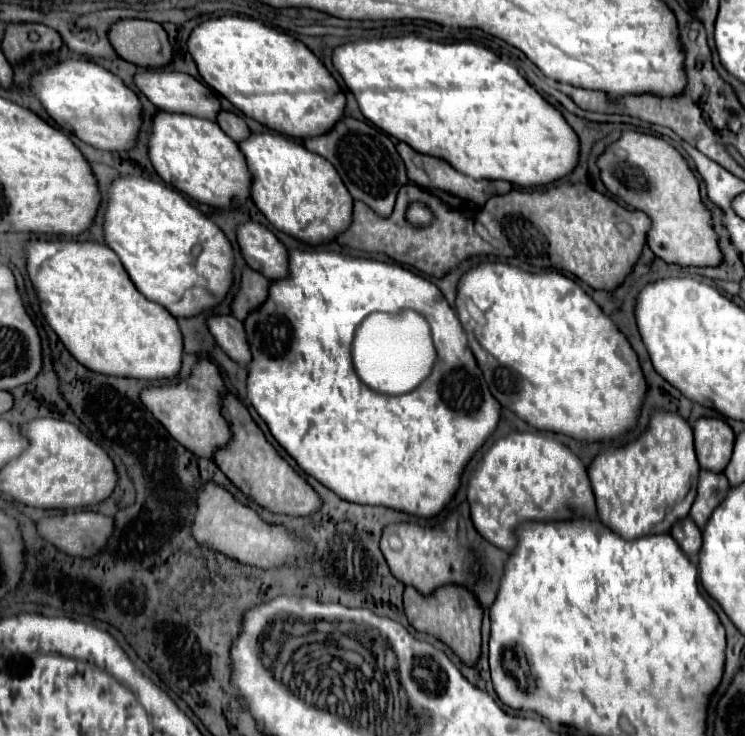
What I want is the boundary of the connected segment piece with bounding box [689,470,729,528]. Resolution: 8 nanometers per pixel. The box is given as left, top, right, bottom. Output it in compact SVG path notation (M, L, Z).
M701 470L699 486L697 486L697 498L689 510L689 518L699 528L703 528L705 522L709 520L709 514L719 506L719 502L723 502L721 498L725 498L727 492L729 492L729 482L727 482L725 474Z

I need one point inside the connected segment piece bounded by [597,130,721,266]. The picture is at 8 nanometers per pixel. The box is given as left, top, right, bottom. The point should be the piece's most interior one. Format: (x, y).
(663, 187)

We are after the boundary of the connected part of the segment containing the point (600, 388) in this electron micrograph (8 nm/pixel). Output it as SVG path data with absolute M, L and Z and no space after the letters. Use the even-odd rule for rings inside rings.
M479 262L479 264L469 266L457 284L455 314L457 314L461 326L467 334L469 347L481 372L483 372L491 394L499 400L501 406L513 410L519 418L523 418L525 422L529 422L537 430L549 430L549 432L565 434L565 436L571 436L577 440L607 440L607 438L613 438L617 434L623 434L629 426L635 424L637 412L639 412L639 406L641 406L641 400L645 394L645 378L643 378L643 372L639 368L637 354L633 352L633 348L629 346L625 336L617 330L617 326L601 312L601 308L571 278L567 278L555 270L545 270L545 272L535 274L535 272L527 272L527 270L521 270L517 266L511 266L507 262Z

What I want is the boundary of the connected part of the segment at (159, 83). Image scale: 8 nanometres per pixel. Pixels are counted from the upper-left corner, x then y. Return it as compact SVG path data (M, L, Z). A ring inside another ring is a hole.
M147 68L147 70L141 70L139 74L135 74L133 82L161 110L177 110L177 112L201 116L201 118L207 118L207 120L215 120L217 112L221 110L221 104L219 104L215 90L209 88L207 84L199 82L193 76L183 74L183 72L167 72L167 70Z

